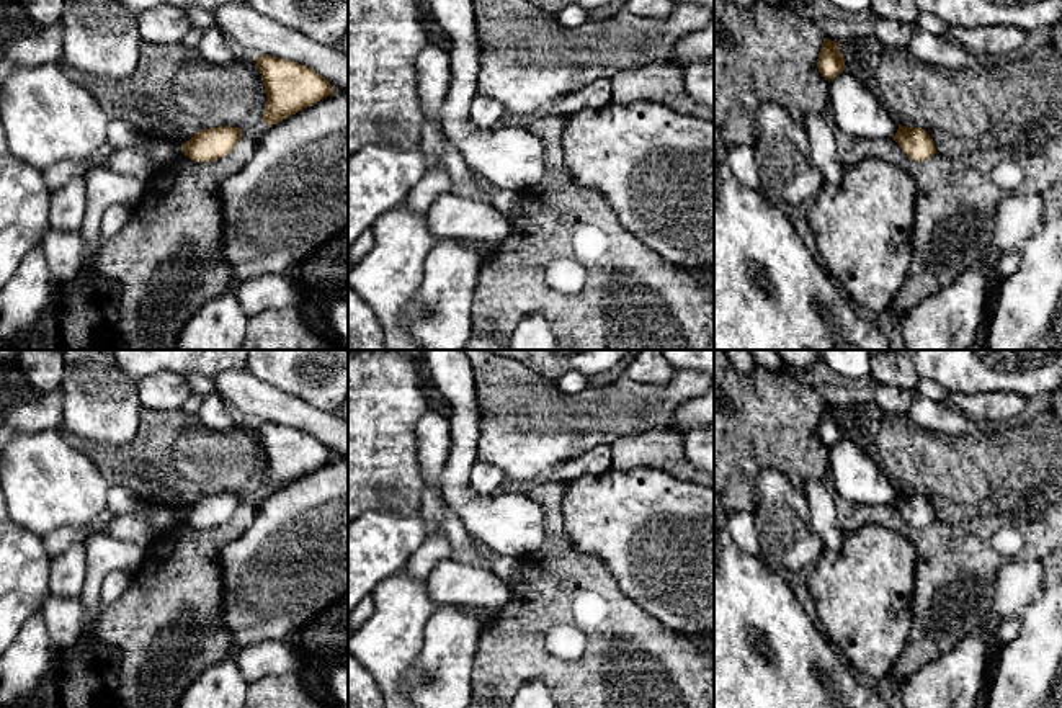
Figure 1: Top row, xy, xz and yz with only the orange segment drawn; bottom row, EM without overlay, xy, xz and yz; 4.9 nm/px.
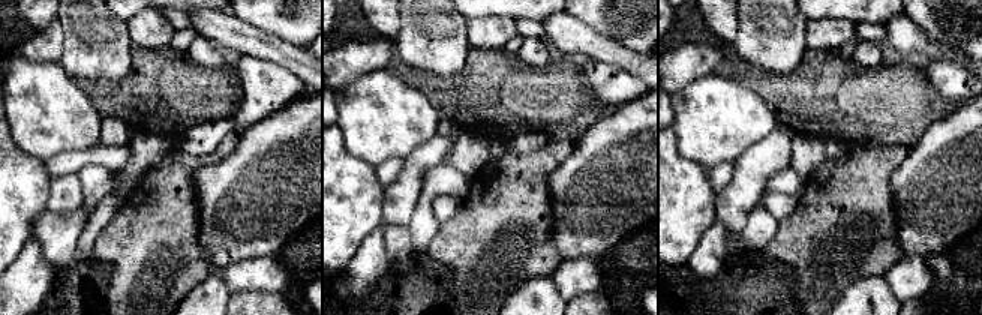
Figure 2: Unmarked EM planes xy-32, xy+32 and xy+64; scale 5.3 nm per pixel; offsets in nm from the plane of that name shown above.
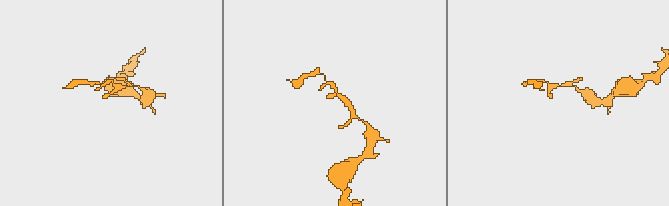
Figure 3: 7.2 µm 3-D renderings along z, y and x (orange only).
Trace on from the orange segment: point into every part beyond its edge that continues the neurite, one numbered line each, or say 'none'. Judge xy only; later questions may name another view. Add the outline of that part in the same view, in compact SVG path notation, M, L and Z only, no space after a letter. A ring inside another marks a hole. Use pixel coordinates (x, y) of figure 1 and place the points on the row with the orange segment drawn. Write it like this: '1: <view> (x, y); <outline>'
none

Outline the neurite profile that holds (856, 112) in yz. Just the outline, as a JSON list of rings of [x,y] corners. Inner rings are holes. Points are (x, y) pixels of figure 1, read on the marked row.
[[[845,69],[830,80],[828,98],[841,132],[853,139],[894,139],[899,123],[856,74]]]

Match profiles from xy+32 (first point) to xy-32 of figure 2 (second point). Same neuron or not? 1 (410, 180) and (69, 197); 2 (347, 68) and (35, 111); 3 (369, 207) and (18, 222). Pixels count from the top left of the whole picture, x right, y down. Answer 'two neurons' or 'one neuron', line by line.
1: one neuron
2: two neurons
3: one neuron

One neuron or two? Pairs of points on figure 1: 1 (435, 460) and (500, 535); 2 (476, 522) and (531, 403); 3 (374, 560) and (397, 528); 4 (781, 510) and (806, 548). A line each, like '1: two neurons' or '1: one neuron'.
1: two neurons
2: two neurons
3: one neuron
4: one neuron

